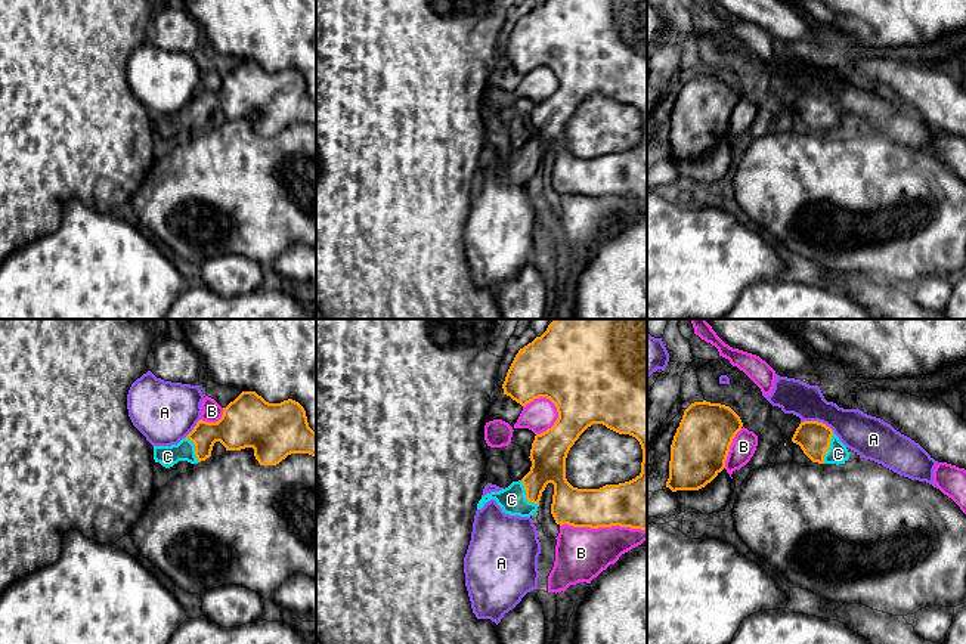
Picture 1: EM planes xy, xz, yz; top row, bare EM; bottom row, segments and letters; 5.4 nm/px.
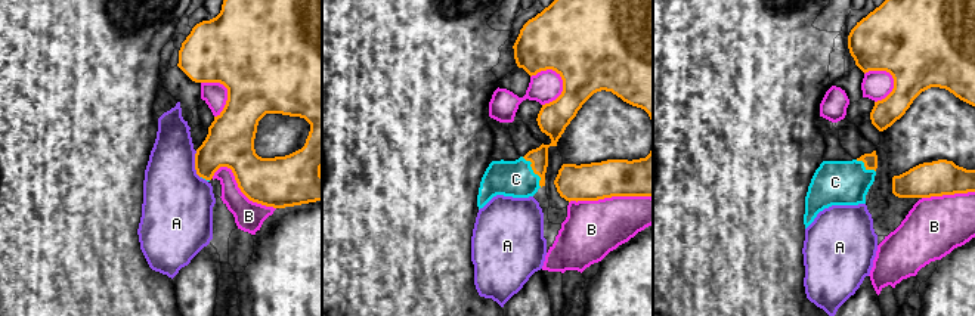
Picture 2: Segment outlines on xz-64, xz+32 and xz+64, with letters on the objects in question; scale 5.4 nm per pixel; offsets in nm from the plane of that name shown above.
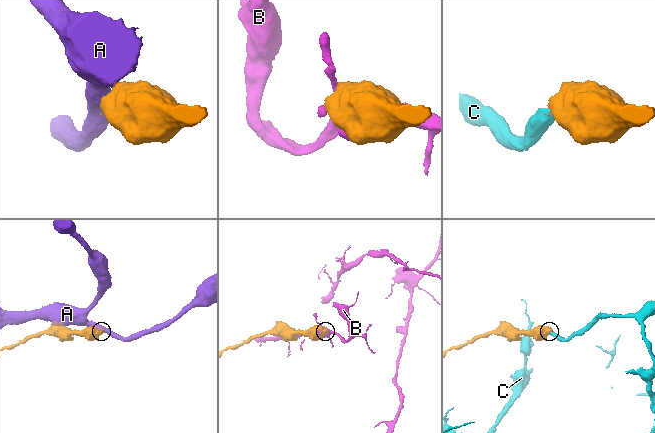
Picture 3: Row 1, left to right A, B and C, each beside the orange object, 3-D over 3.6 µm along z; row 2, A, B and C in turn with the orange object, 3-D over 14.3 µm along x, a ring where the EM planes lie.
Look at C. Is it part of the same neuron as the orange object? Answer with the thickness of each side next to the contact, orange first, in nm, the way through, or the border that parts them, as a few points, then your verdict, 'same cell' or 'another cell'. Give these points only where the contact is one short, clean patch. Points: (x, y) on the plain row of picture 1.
calibres 200 and 150 nm; way xz (570, 175), (553, 149), (526, 164), (511, 169); same cell

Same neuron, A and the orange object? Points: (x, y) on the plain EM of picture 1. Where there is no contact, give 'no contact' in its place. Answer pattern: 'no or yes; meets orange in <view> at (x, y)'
no; meets orange in yz at (817, 90)

